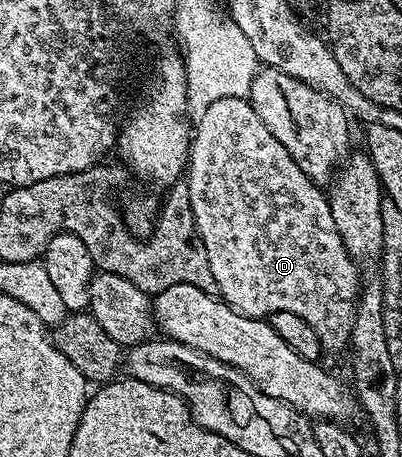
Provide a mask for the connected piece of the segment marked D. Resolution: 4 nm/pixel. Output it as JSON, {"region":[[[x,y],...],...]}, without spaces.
{"region":[[[248,98],[214,100],[195,119],[186,185],[196,231],[206,248],[219,297],[251,318],[267,319],[274,312],[294,312],[294,316],[302,316],[314,328],[314,336],[318,336],[325,355],[340,354],[343,350],[345,353],[352,340],[356,304],[362,289],[361,267],[342,244],[327,193],[315,186],[310,176],[294,164],[290,152],[274,140]]]}

